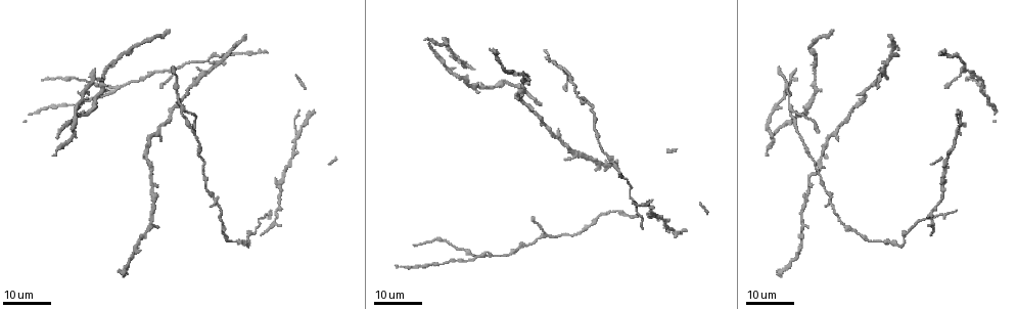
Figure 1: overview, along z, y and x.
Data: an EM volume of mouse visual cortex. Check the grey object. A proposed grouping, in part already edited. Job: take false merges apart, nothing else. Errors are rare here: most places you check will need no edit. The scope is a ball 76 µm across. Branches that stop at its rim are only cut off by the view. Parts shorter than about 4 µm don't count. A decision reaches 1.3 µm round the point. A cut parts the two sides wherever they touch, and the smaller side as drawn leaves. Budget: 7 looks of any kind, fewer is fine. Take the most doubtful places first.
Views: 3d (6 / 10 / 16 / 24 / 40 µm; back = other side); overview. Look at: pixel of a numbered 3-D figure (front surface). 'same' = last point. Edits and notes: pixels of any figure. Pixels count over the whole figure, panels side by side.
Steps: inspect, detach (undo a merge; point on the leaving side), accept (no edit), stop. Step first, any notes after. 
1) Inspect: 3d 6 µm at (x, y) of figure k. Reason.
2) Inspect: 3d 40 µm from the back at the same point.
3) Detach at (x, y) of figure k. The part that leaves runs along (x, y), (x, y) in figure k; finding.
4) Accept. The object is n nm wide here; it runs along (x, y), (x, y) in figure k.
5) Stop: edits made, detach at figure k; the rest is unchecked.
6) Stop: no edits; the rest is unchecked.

Inspect: 3d 16 µm at (791, 109) of figure 1. Two arms in line, one across.

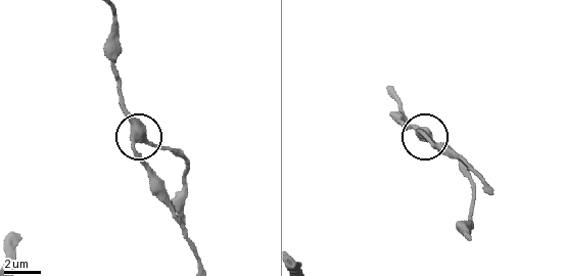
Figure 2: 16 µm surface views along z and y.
Inspect: 3d 6 µm at (136, 139) of figure 2.

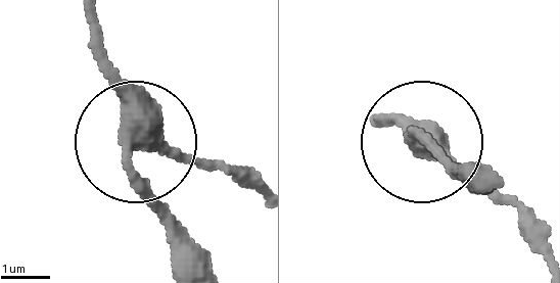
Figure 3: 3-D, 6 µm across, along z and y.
Accept. It runs along (255, 186), (137, 142), (96, 24) in figure 3; all the same cell.

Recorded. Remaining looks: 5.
Inspect: 3d 16 µm at (489, 253) of figure 1. A fork.

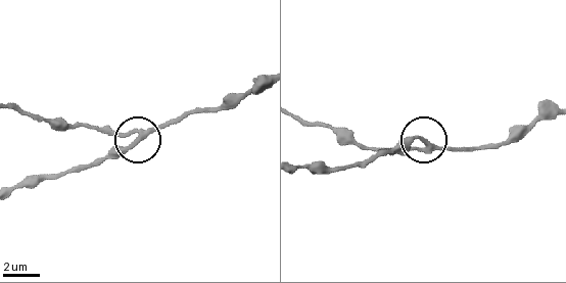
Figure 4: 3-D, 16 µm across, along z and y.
Inspect: 3d 10 µm at (140, 135) of figure 4.

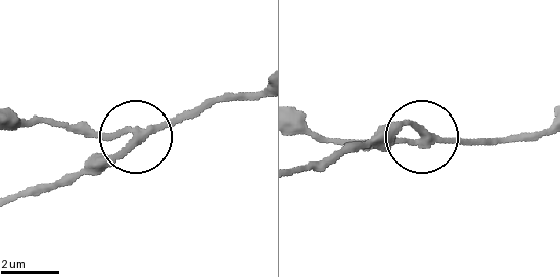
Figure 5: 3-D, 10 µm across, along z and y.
Accept. The object is 230 nm wide here; it runs along (546, 128), (494, 142), (328, 142) in figure 5; one cell here.

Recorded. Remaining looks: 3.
Inspect: 3d 16 µm at (934, 217) of figure 1. A fork.

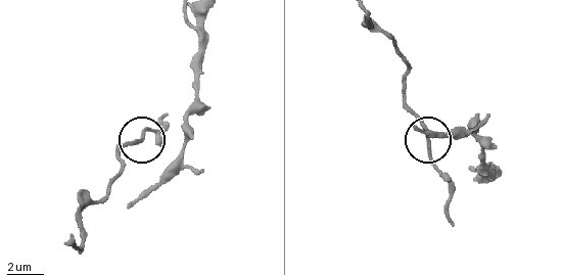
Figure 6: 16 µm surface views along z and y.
Inspect: 3d 10 µm at (142, 137) of figure 6.

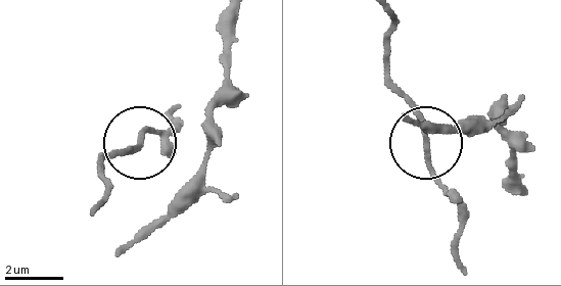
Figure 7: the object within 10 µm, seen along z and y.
Accept. 3 arms meet here; continuous, no second cell.

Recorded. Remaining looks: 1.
Stop: no edits; the rest is unchecked.

